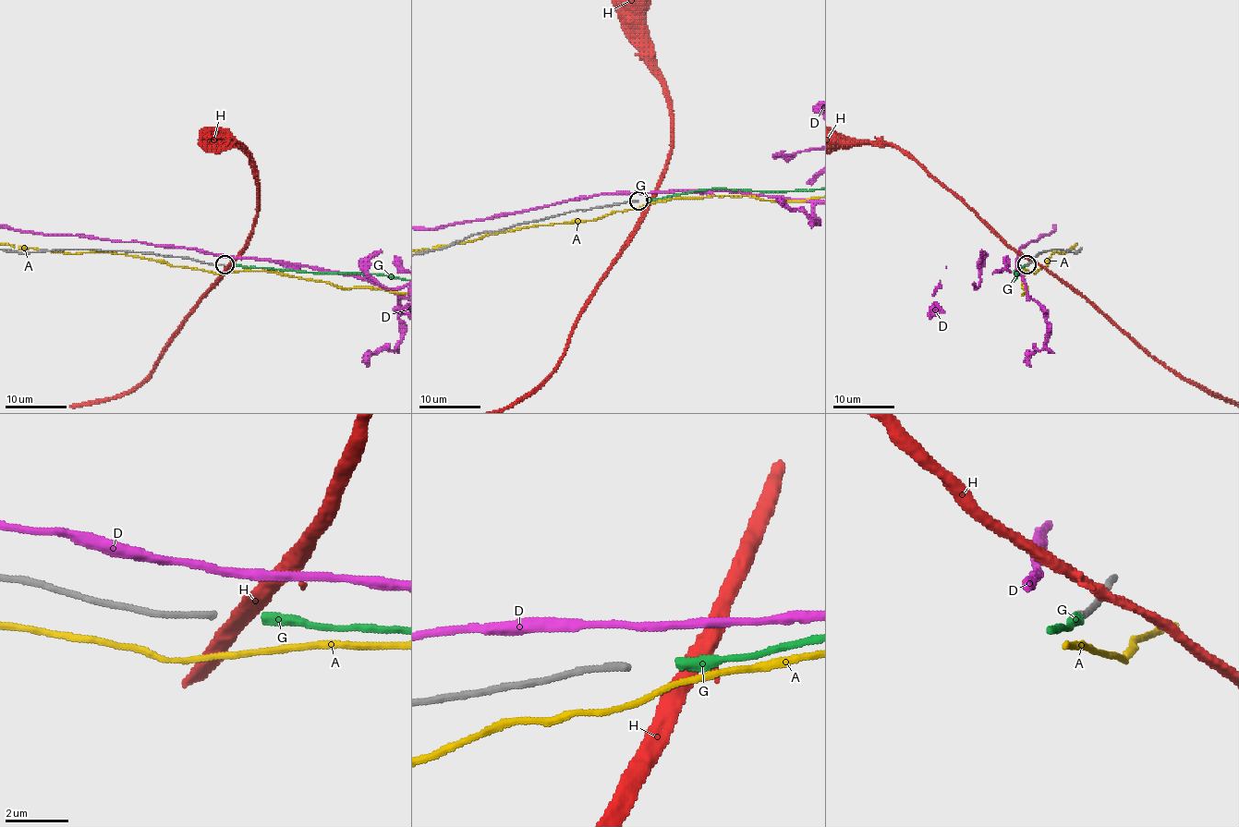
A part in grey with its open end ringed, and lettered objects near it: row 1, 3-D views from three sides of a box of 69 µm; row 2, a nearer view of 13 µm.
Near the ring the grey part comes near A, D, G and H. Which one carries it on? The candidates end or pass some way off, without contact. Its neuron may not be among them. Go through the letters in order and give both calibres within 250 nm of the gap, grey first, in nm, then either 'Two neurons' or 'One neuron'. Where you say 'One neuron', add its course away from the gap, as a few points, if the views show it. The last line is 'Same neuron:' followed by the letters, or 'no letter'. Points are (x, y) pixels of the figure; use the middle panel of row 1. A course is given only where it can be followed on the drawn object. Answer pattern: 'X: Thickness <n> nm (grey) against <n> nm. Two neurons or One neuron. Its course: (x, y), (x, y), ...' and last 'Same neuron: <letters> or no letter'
A: Thickness 200 nm (grey) against 170 nm. Two neurons
D: Thickness 200 nm (grey) against 240 nm. Two neurons
G: Thickness 200 nm (grey) against 360 nm. One neuron
H: Thickness 200 nm (grey) against 380 nm. Two neurons
Same neuron: G

